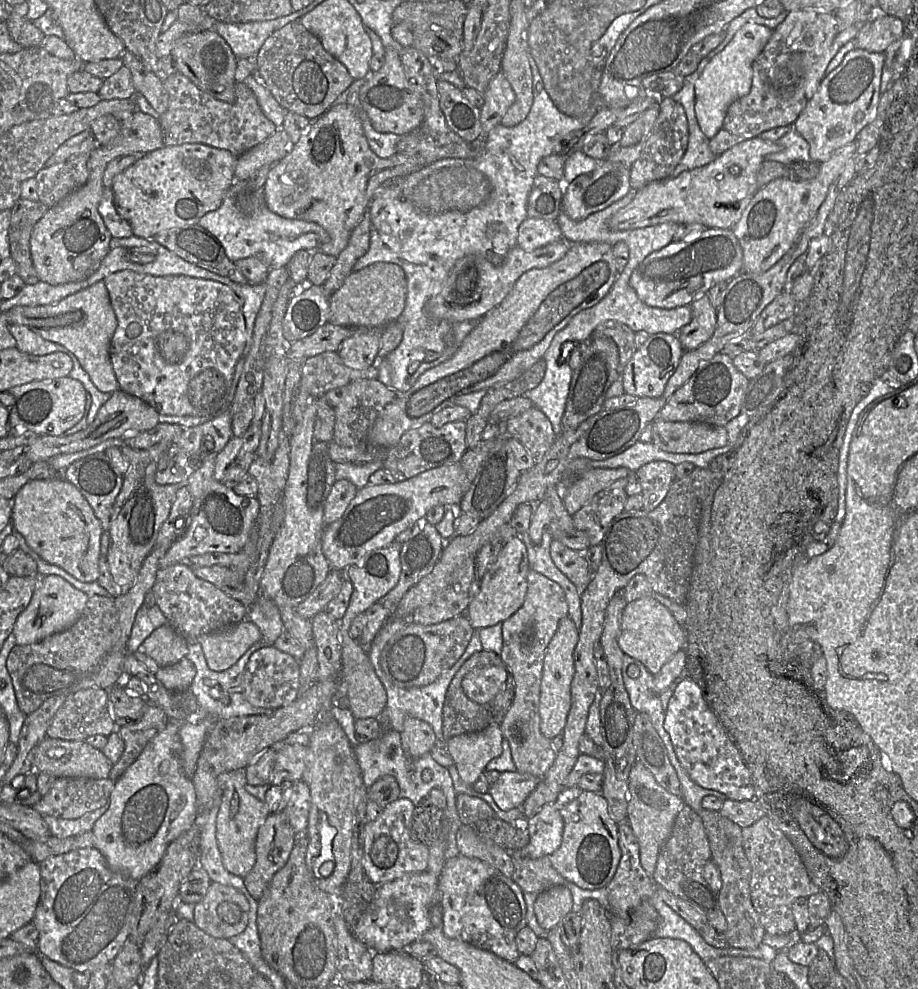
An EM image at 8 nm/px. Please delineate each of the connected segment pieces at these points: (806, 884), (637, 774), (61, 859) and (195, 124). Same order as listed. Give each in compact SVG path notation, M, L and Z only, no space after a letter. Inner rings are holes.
M768 815L742 828L743 848L751 866L750 896L765 933L784 935L796 930L792 912L794 901L820 891L809 878L797 851Z
M640 761L633 764L628 779L628 822L639 842L641 866L649 875L653 875L656 869L659 852L684 804L682 797L662 787Z
M95 847L52 855L39 865L41 894L32 920L39 931L37 952L79 972L112 963L129 939L137 881L112 870Z
M180 72L163 76L162 81L169 95L168 108L159 117L165 145L200 143L228 150L238 157L278 129L264 115L256 95L243 82L235 83L235 102L230 104L201 90Z

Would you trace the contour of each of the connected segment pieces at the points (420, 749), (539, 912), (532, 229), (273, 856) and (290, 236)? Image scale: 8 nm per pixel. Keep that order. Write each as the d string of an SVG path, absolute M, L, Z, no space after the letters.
M407 717L400 732L404 752L411 759L429 753L437 745L437 738L432 727L425 721Z
M554 886L537 895L534 912L539 925L549 931L572 911L573 898L566 886Z
M527 218L518 228L517 246L524 251L533 251L563 239L556 220Z
M283 811L267 815L257 833L255 863L243 877L255 900L261 898L275 873L287 863L295 840L296 834Z
M235 180L226 192L220 207L206 213L198 221L198 225L218 238L232 262L255 257L270 269L287 267L296 252L319 252L319 248L330 241L327 231L317 223L287 219L270 211L263 188L250 189L247 180Z

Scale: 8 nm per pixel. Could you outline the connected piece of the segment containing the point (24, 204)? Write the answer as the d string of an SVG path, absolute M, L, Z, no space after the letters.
M22 198L11 209L8 230L10 257L16 263L16 274L27 285L33 285L40 281L31 257L30 238L34 226L47 213L48 209L39 201Z

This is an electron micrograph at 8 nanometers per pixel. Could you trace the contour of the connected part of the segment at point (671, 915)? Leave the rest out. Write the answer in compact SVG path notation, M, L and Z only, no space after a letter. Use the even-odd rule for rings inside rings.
M657 891L647 901L659 914L659 924L653 938L684 940L703 961L725 955L724 948L716 948L707 944L700 933L666 904Z

